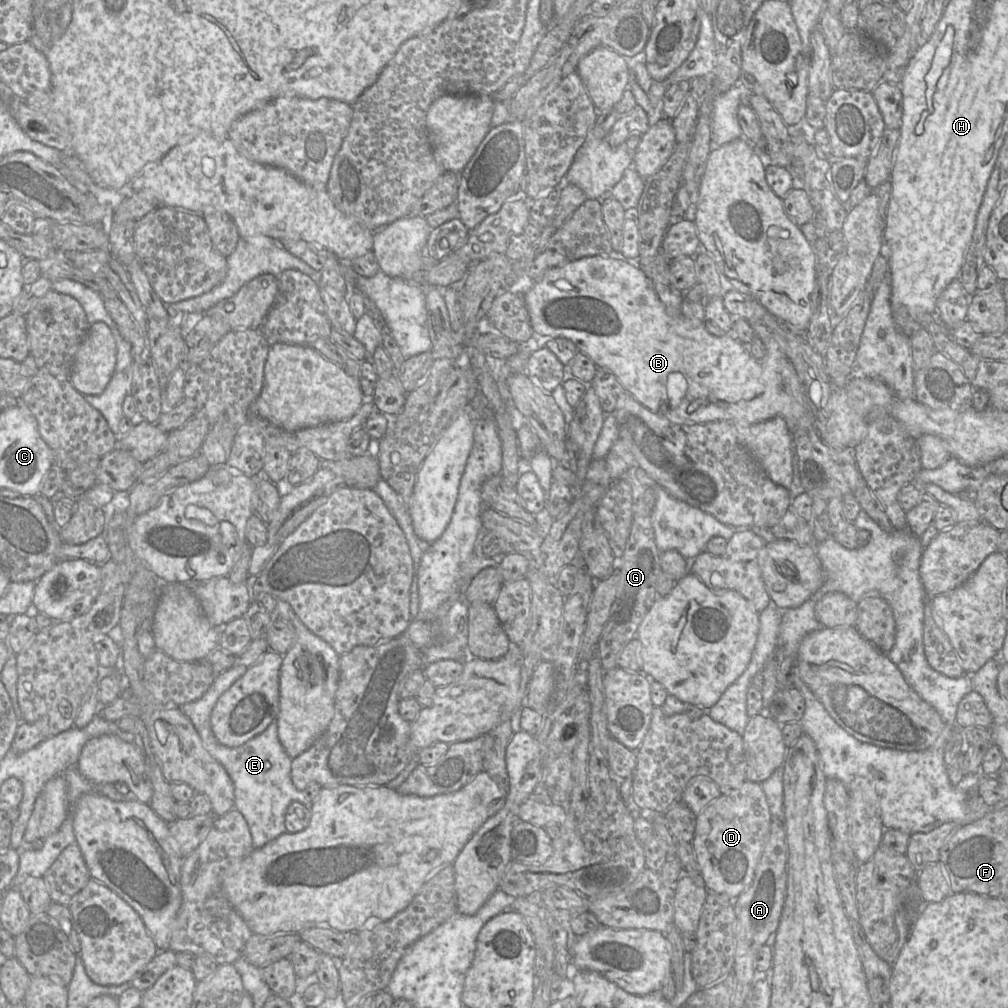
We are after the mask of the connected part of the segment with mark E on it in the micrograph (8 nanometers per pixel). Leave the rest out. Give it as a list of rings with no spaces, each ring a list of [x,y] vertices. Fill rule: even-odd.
[[[243,665],[232,666],[223,671],[216,676],[201,698],[185,703],[179,708],[193,723],[204,748],[225,768],[233,781],[234,808],[244,816],[252,836],[253,847],[257,849],[286,833],[285,813],[292,802],[300,802],[306,806],[311,806],[312,802],[292,782],[292,758],[280,743],[277,722],[272,722],[265,731],[239,747],[222,745],[212,731],[210,717],[214,706],[220,696],[246,673],[247,668]]]

